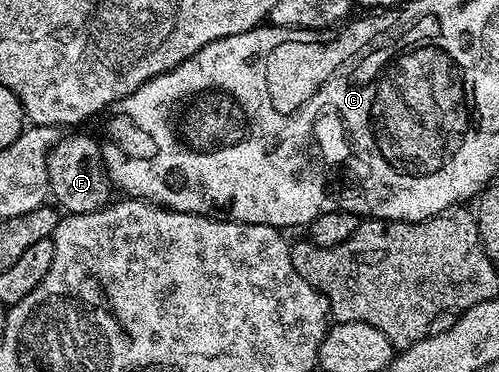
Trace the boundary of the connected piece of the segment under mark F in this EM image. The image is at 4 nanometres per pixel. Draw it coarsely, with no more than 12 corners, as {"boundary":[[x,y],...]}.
{"boundary":[[79,132],[47,155],[50,196],[64,214],[112,200],[104,146]]}

